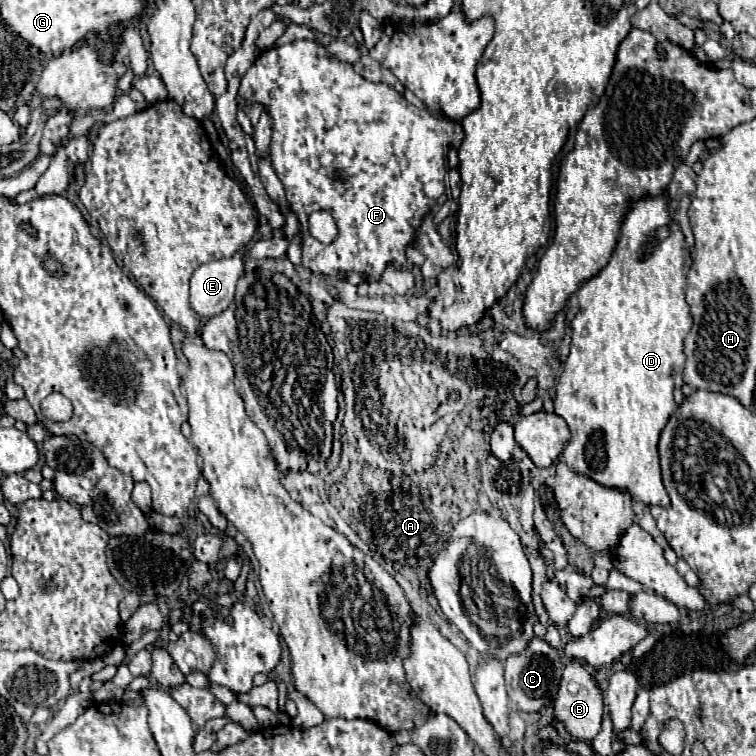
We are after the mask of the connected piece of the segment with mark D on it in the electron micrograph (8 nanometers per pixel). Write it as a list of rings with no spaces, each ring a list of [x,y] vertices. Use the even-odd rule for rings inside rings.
[[[662,193],[656,197],[634,199],[624,215],[620,239],[608,265],[578,289],[580,313],[572,321],[570,355],[564,361],[562,375],[556,385],[554,411],[570,427],[570,441],[562,453],[568,467],[606,487],[628,489],[634,501],[642,501],[646,505],[670,505],[660,477],[658,437],[676,409],[672,397],[672,369],[683,367],[686,359],[684,337],[692,327],[690,305],[684,299],[686,273],[690,265],[690,249],[670,209],[670,195]],[[660,227],[668,227],[670,231],[662,241],[652,235]]]

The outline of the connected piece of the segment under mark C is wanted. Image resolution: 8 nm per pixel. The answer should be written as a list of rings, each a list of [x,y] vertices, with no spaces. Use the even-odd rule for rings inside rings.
[[[534,637],[532,641],[528,641],[528,649],[524,649],[524,653],[512,653],[512,657],[506,659],[508,697],[520,711],[538,711],[540,707],[552,703],[558,691],[560,677],[562,677],[560,655],[554,647],[550,647],[540,637]]]

